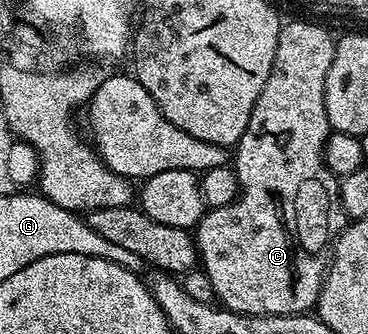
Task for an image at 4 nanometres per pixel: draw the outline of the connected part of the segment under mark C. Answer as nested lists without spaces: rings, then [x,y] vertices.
[[[296,19],[293,23],[285,22],[281,26],[278,49],[274,49],[274,65],[270,69],[270,77],[266,77],[266,85],[262,85],[262,93],[250,113],[246,133],[242,133],[240,142],[234,148],[234,170],[238,184],[236,200],[230,205],[205,210],[204,216],[194,228],[199,266],[204,275],[210,277],[213,296],[225,311],[233,311],[239,315],[302,315],[311,312],[318,301],[320,287],[324,283],[326,268],[330,262],[330,248],[346,226],[346,216],[340,200],[340,179],[324,164],[324,146],[330,134],[324,94],[326,93],[326,73],[330,73],[330,61],[334,61],[335,48],[334,35],[316,23]]]

